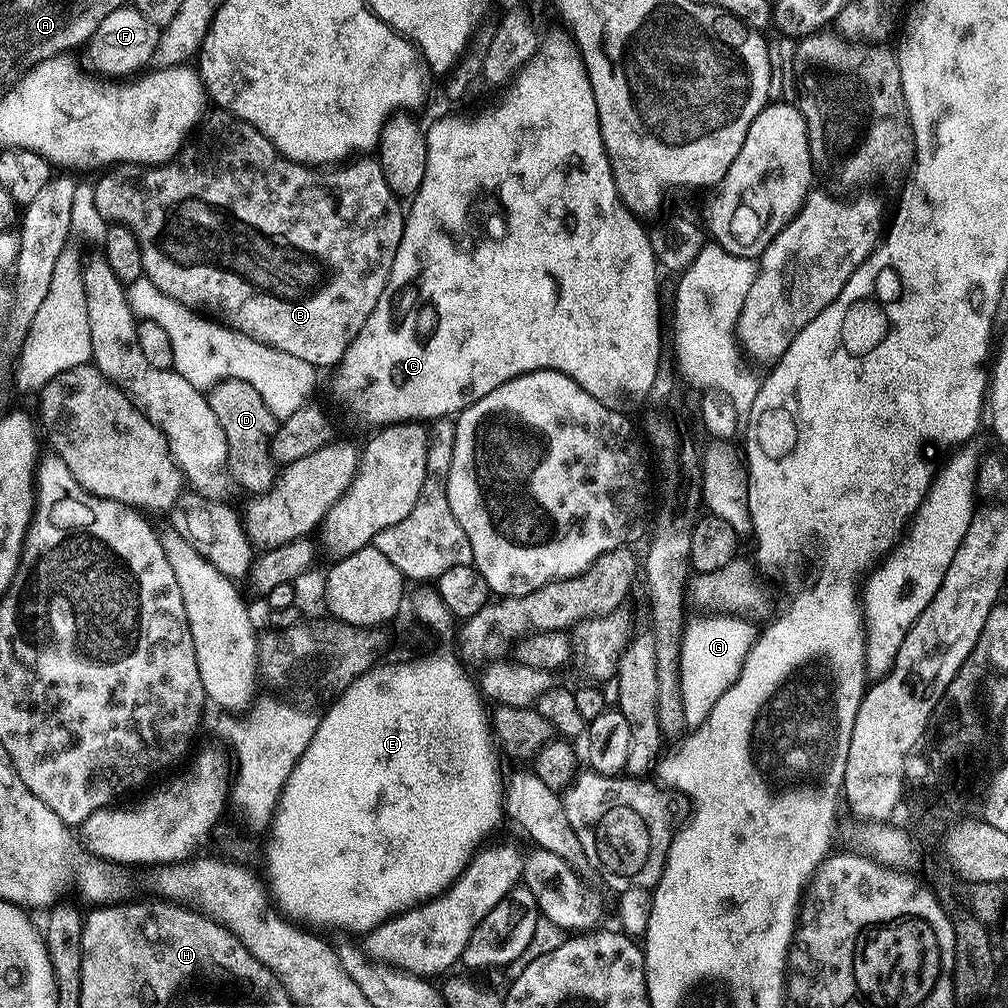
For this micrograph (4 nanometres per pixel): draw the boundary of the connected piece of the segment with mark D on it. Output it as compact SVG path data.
M221 380L212 385L207 398L214 410L214 418L218 418L218 426L222 426L222 434L226 434L227 475L232 475L248 494L265 491L274 477L274 463L269 456L269 446L278 427L276 415L270 406L266 406L266 402L262 402L262 394L258 394L258 390L254 390L254 386L245 380Z

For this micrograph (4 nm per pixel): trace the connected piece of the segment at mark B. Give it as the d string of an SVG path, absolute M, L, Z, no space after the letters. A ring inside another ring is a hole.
M216 110L213 113L213 116L211 113L203 121L199 129L200 137L193 144L192 141L185 143L180 149L178 162L155 166L121 164L109 167L101 175L105 176L92 184L94 204L98 208L98 213L107 222L129 228L134 238L138 238L138 246L142 250L144 276L150 282L154 282L154 286L158 286L162 294L182 302L187 308L215 318L235 332L246 334L286 354L294 354L294 358L302 362L310 362L318 370L328 367L331 369L340 363L350 342L354 342L358 330L366 326L366 318L370 318L374 306L378 306L378 298L382 298L382 290L386 290L386 282L394 266L394 254L398 254L398 242L402 242L405 209L398 197L390 190L390 186L386 186L386 178L380 169L379 159L356 158L331 170L295 164L292 160L281 156L279 150L257 128L250 126L245 120L231 116L229 112L223 110Z

